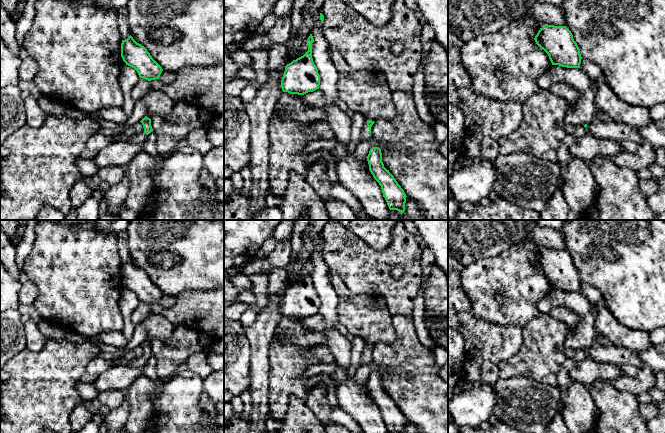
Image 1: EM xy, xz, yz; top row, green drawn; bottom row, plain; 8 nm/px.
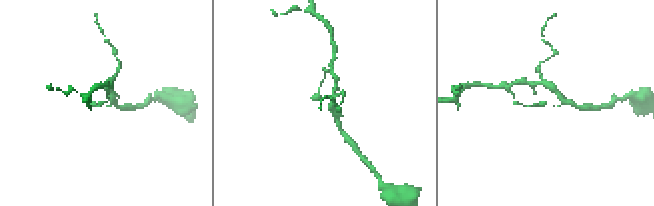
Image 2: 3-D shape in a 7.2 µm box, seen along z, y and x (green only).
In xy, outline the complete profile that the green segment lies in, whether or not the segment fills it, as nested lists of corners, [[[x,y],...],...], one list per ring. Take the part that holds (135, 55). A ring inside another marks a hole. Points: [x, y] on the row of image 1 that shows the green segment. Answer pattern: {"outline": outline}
{"outline": [[[130,35],[121,43],[121,57],[126,65],[134,68],[140,78],[148,81],[159,79],[163,69],[147,49]]]}

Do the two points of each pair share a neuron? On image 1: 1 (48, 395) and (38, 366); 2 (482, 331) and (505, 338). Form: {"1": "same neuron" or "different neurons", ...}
{"1": "same neuron", "2": "same neuron"}

